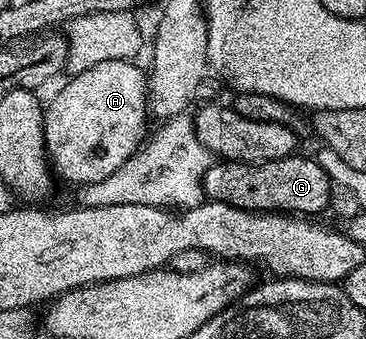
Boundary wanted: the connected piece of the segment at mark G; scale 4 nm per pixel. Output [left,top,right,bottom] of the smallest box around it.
[202,156,330,215]

